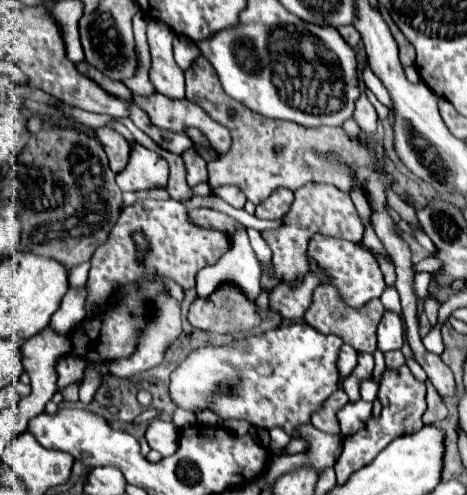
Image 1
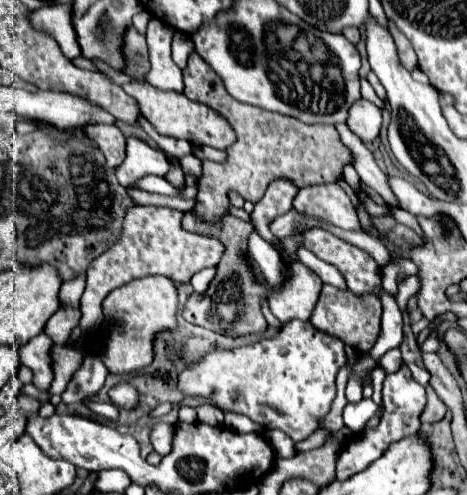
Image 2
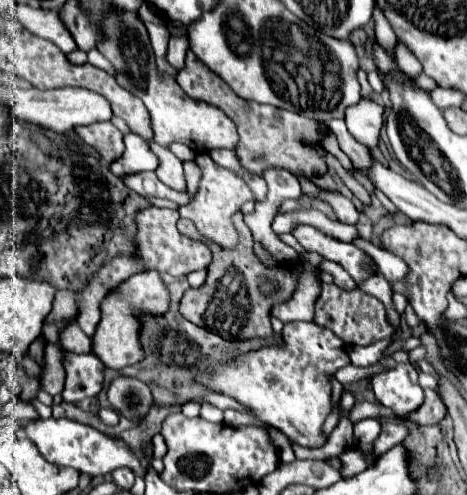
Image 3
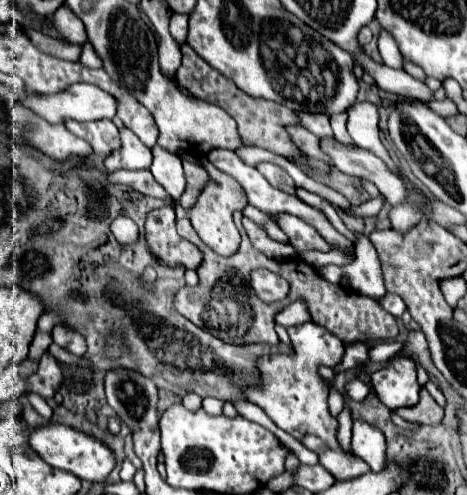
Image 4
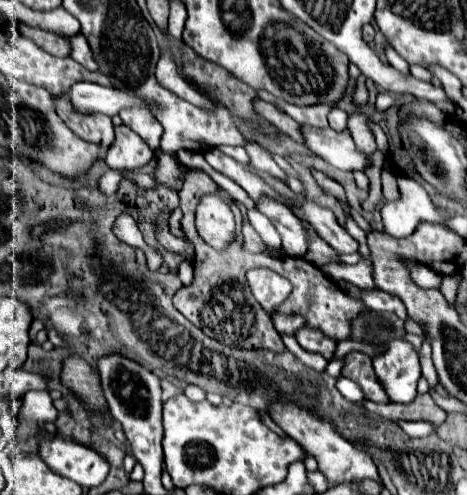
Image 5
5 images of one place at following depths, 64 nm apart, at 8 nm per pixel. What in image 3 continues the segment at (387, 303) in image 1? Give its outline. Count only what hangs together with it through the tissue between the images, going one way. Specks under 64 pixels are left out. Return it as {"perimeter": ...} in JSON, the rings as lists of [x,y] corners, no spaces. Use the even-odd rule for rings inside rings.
{"perimeter":[[[364,242],[362,248],[364,248],[366,252],[372,252],[372,256],[376,258],[376,262],[378,262],[378,266],[380,266],[380,270],[382,270],[382,274],[384,274],[384,278],[386,278],[388,282],[394,282],[394,280],[400,280],[400,278],[406,276],[408,268],[406,268],[406,264],[404,264],[398,256],[386,252],[384,248],[380,248],[380,246],[374,244],[374,242]]]}

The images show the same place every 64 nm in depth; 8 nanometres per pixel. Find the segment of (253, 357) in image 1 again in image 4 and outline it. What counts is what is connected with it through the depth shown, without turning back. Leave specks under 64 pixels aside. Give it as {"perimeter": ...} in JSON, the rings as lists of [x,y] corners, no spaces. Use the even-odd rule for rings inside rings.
{"perimeter":[[[306,322],[294,328],[288,328],[290,340],[294,344],[292,356],[264,356],[258,360],[258,368],[262,372],[262,384],[260,386],[244,386],[246,398],[254,404],[258,404],[268,418],[282,428],[284,432],[292,434],[296,440],[300,440],[308,450],[316,452],[320,458],[320,464],[336,478],[358,478],[362,474],[370,472],[370,466],[356,456],[350,450],[344,450],[336,438],[338,432],[338,420],[328,410],[328,388],[324,386],[318,366],[336,366],[344,354],[344,344],[334,334],[330,334],[326,328]]]}

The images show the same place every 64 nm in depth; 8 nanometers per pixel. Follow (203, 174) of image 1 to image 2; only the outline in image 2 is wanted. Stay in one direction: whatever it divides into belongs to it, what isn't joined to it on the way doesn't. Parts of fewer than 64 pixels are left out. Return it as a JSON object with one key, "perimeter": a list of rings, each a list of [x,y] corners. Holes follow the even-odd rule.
{"perimeter":[[[189,154],[182,159],[180,159],[180,163],[184,172],[186,174],[194,174],[196,178],[200,178],[202,175],[202,163],[201,160],[198,159],[194,154]]]}

